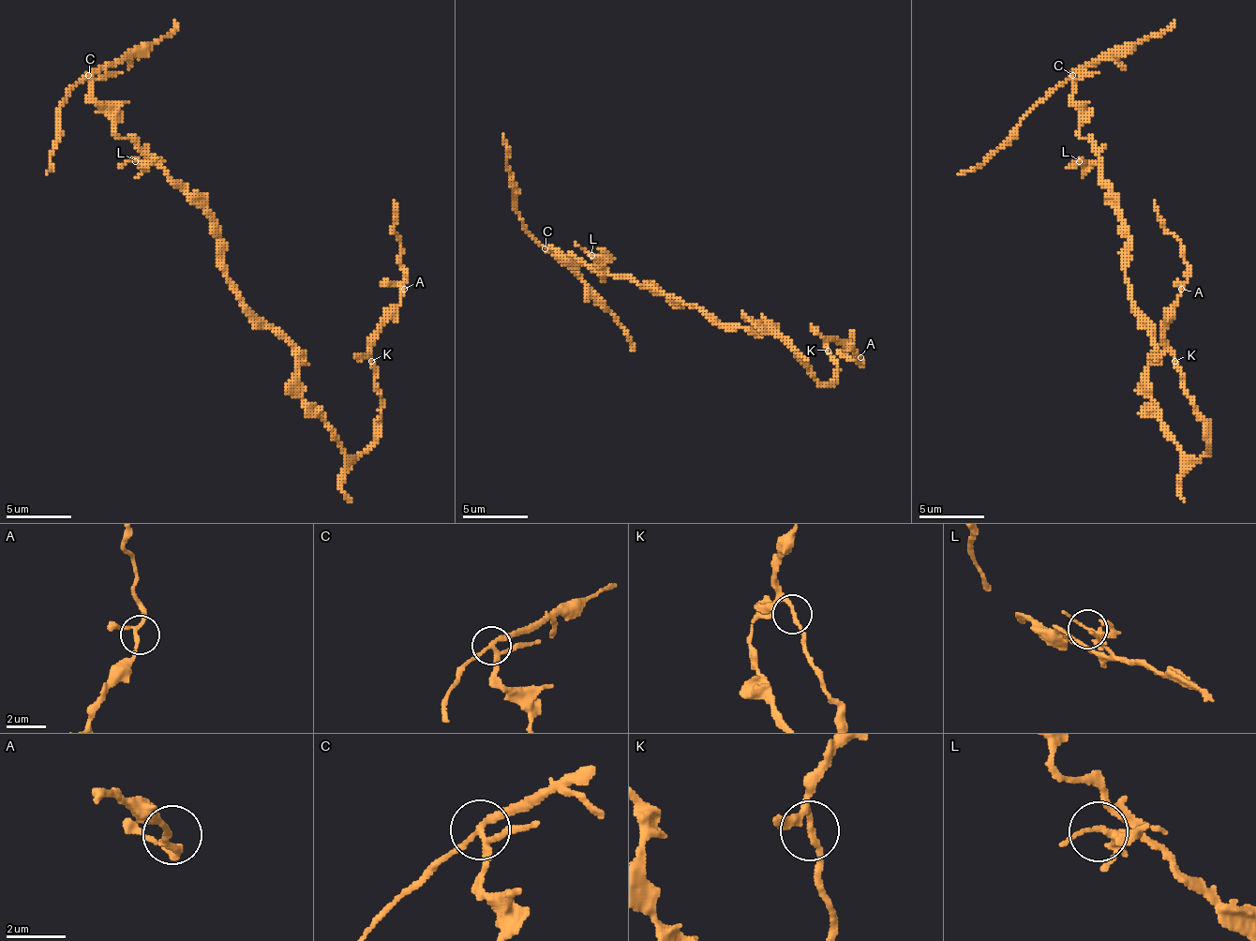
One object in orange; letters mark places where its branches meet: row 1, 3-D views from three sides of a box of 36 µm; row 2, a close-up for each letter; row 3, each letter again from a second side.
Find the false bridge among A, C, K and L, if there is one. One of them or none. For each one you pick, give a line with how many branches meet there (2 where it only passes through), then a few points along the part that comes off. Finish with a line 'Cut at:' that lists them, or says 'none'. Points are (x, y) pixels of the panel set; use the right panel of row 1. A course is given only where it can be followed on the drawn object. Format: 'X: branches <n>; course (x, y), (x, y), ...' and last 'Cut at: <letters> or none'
C: branches 4; course (1072, 76), (1033, 109), (981, 164), (958, 174)
Cut at: C

